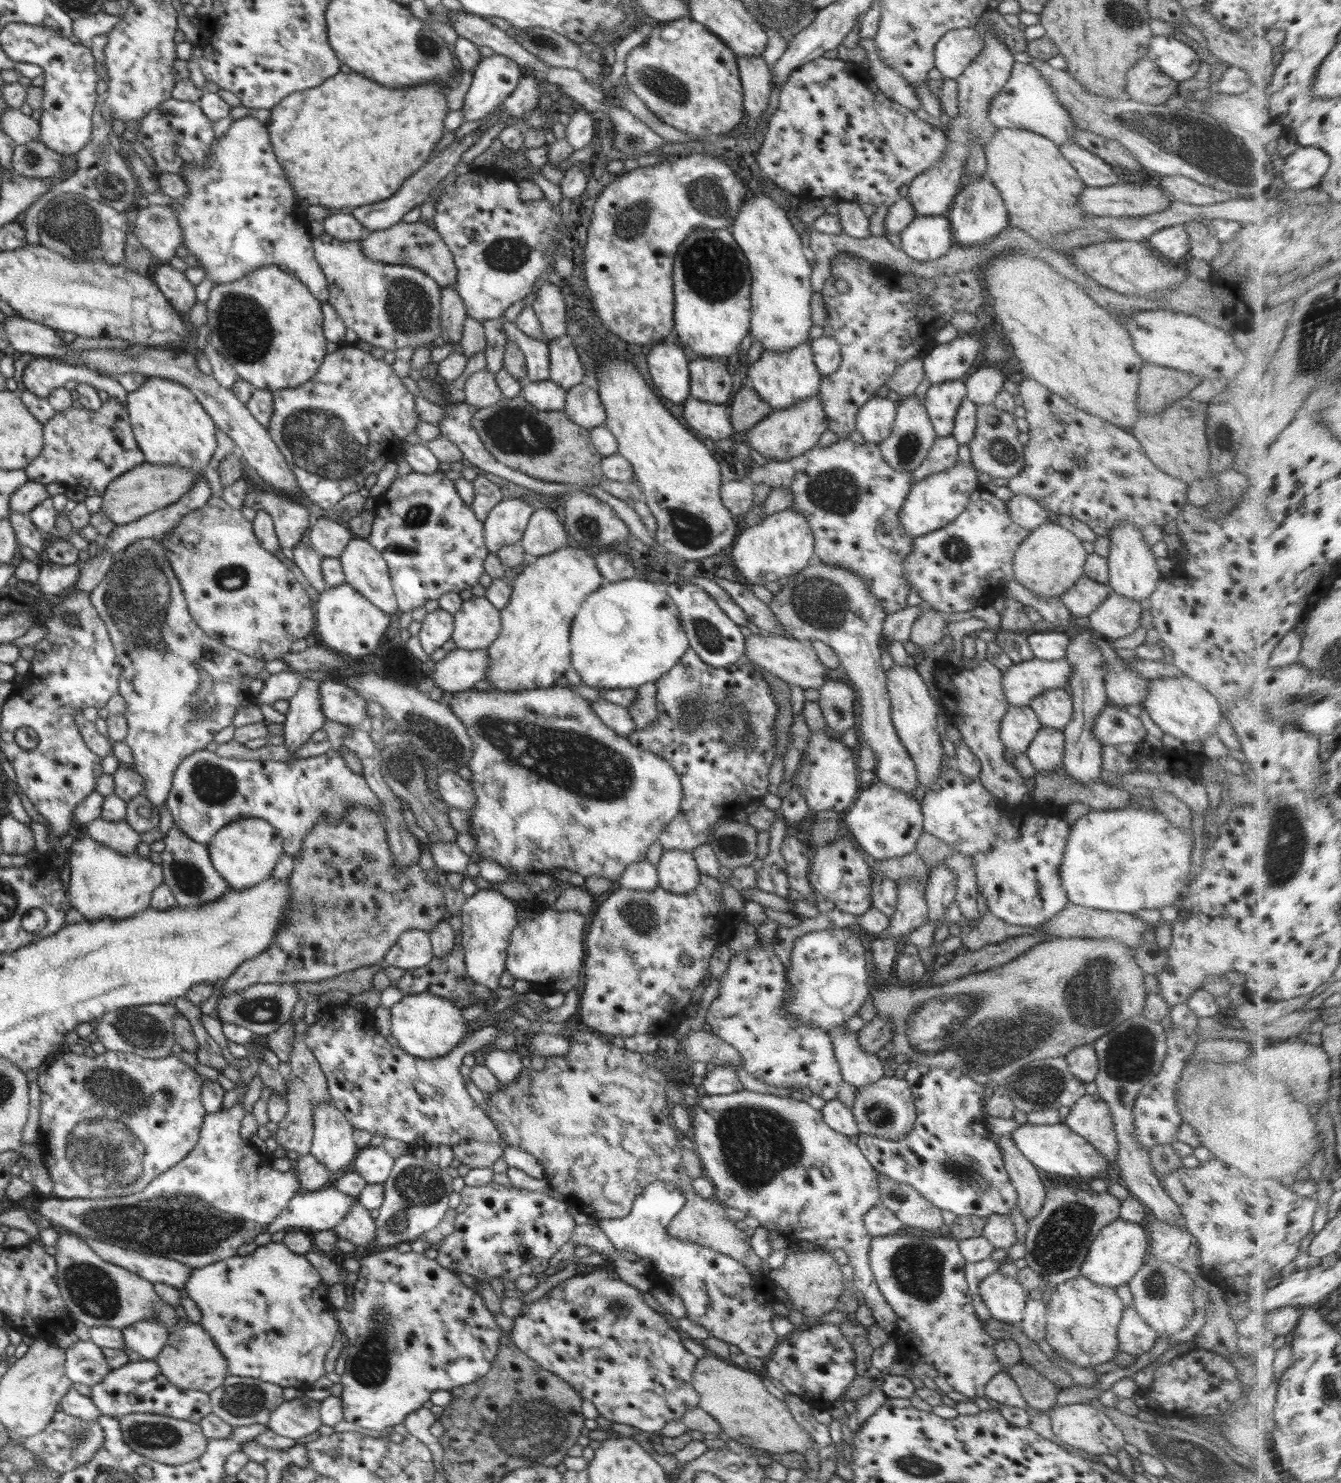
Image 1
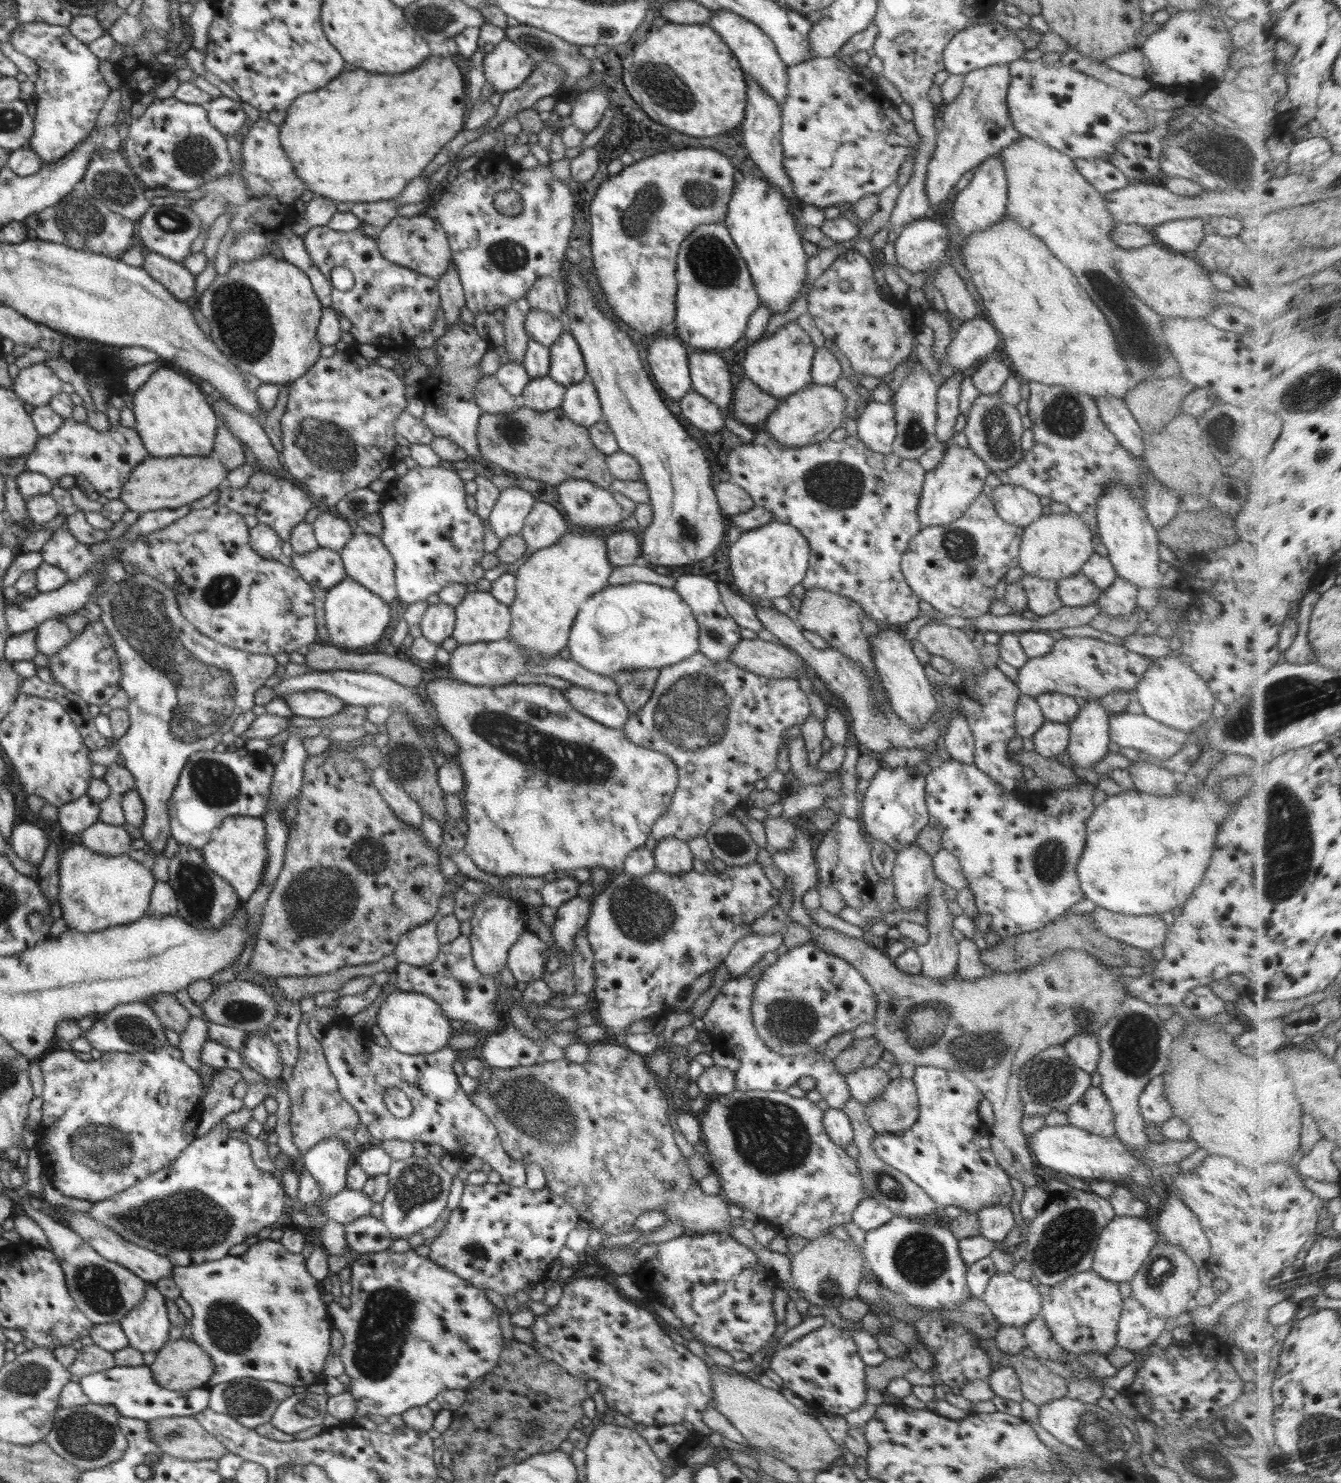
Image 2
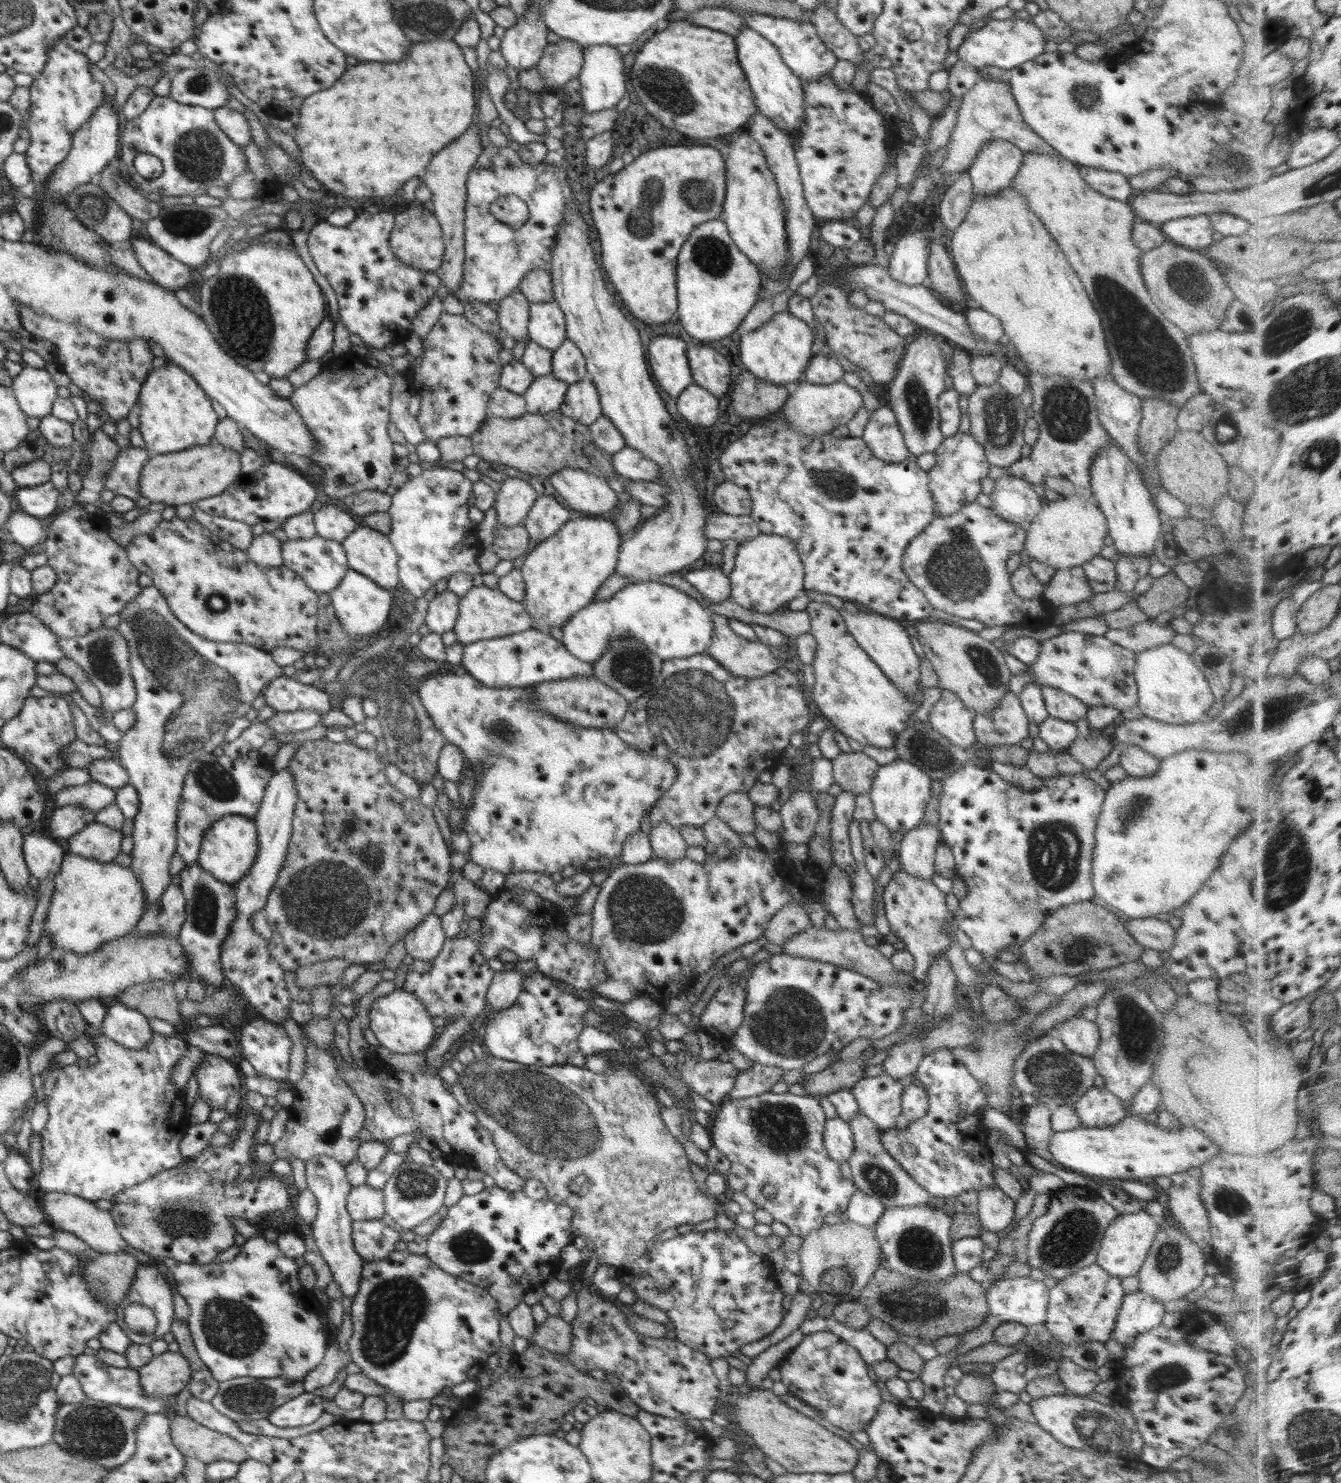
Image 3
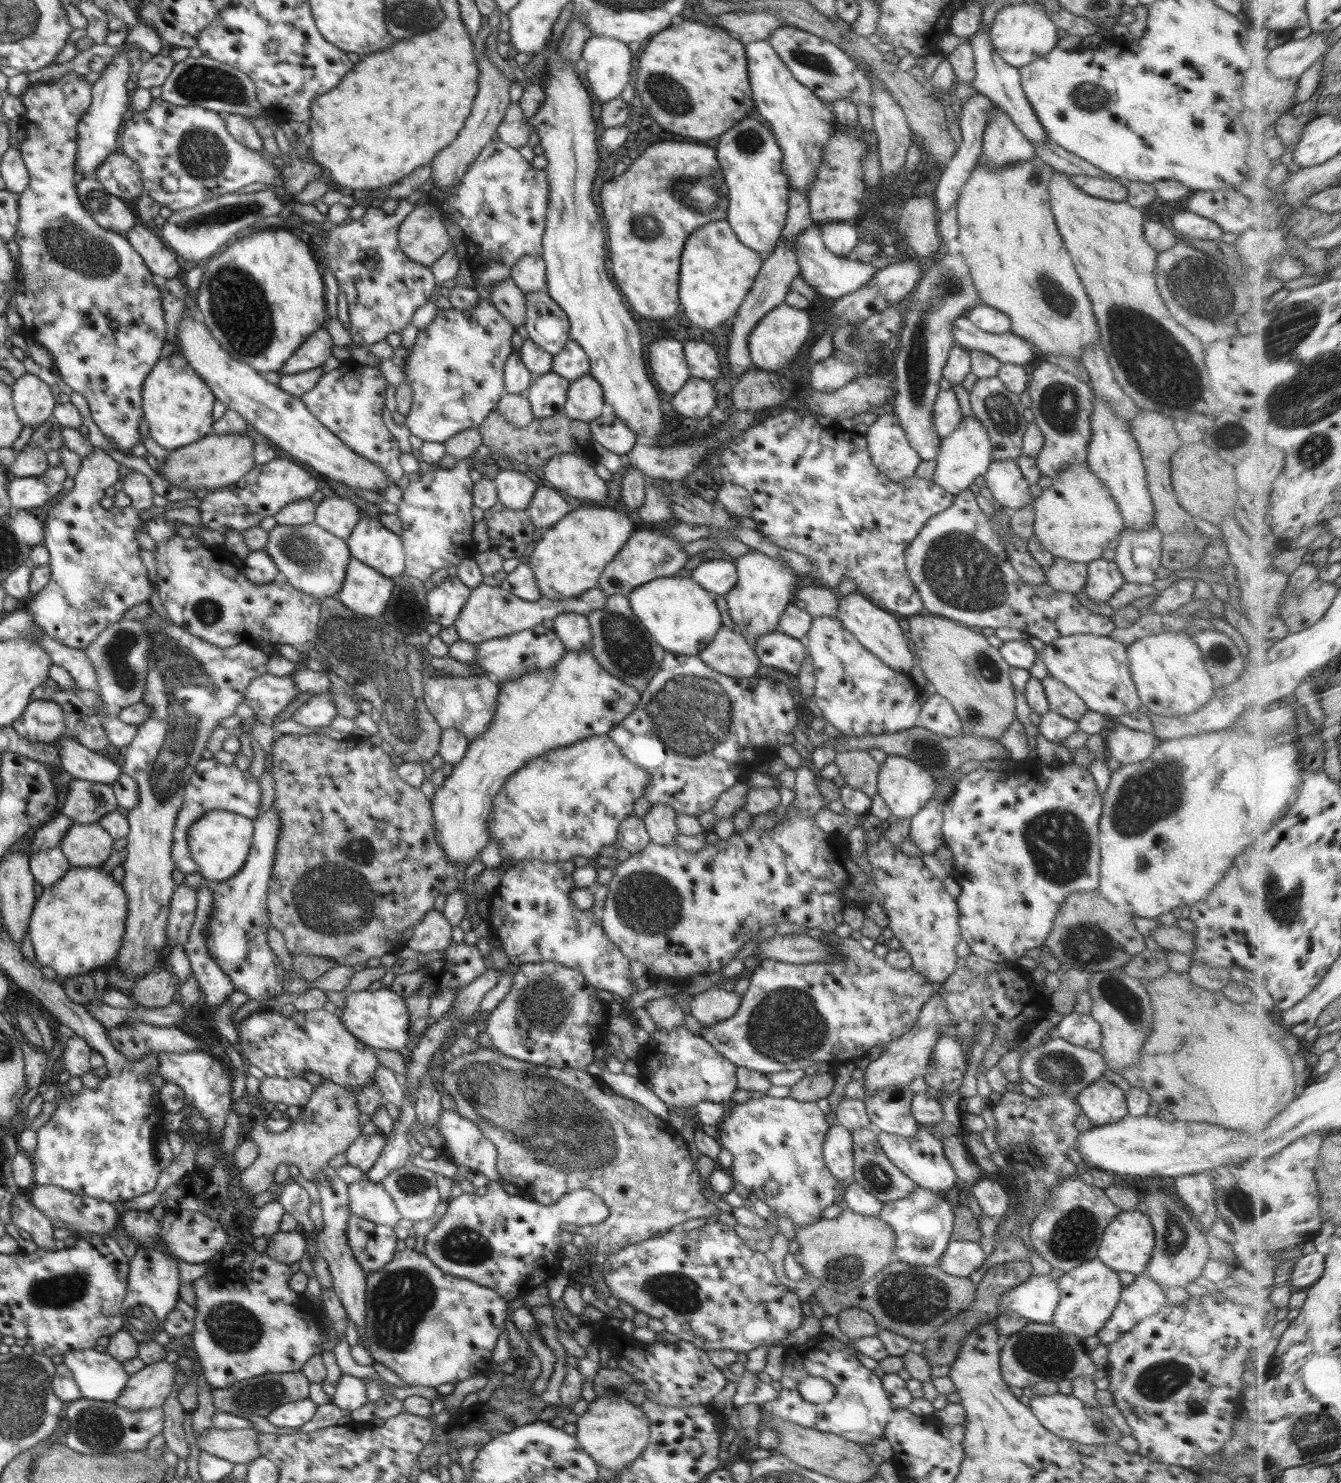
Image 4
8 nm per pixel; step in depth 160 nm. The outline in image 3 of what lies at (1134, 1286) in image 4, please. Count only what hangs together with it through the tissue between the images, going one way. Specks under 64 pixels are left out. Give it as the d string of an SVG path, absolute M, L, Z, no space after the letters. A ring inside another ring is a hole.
M1145 1292L1125 1294L1111 1338L1129 1345L1140 1333L1156 1328L1165 1312L1164 1305Z

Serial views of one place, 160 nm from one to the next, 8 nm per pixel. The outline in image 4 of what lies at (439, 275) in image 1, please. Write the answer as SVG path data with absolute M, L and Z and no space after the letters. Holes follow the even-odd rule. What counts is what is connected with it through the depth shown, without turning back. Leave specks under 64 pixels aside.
M421 204L402 221L397 234L399 247L410 260L431 267L449 249L443 216L435 206Z

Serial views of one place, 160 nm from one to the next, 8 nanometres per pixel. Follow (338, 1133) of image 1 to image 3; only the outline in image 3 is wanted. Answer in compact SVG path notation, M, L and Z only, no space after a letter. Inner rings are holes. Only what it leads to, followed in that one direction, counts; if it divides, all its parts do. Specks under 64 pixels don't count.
M325 1154L315 1156L305 1164L305 1177L307 1180L307 1188L312 1191L312 1194L315 1194L318 1203L317 1215L310 1224L316 1246L318 1247L320 1256L327 1262L333 1276L333 1282L339 1287L340 1293L352 1299L356 1296L359 1289L364 1260L355 1251L351 1235L353 1220L348 1214L346 1203L353 1186L348 1182L345 1164L333 1160L331 1156L326 1156Z

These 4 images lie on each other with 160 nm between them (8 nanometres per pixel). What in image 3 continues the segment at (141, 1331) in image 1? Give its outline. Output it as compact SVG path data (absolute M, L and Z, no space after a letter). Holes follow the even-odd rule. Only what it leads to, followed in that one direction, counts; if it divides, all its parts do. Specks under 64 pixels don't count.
M156 1263L137 1265L135 1279L128 1289L127 1295L115 1309L115 1321L132 1343L149 1345L154 1339L162 1339L164 1334L171 1331L175 1319L173 1291L174 1289L162 1277ZM130 1304L144 1304L154 1312L158 1321L154 1334L136 1334L128 1328L124 1318L124 1309Z

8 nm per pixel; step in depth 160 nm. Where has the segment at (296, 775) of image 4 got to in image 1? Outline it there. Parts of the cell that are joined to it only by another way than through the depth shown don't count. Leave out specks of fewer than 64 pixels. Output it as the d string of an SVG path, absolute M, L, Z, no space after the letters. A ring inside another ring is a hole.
M360 805L359 807L352 807L347 810L347 813L342 815L338 824L330 824L326 819L316 823L310 832L304 837L302 848L300 852L293 858L293 871L289 876L290 882L290 908L286 910L286 926L276 934L272 946L262 952L259 956L254 956L250 960L246 960L240 967L236 969L225 980L224 987L220 993L219 1000L244 990L247 986L262 984L280 984L280 983L311 983L321 981L324 979L331 979L339 974L354 971L361 967L368 967L384 961L384 957L390 948L396 944L398 938L408 930L420 930L423 932L432 932L442 921L447 912L445 907L445 899L443 892L438 885L428 881L426 871L420 868L419 862L409 866L405 871L395 868L394 855L392 854L388 839L387 832L385 831L382 815L370 807Z

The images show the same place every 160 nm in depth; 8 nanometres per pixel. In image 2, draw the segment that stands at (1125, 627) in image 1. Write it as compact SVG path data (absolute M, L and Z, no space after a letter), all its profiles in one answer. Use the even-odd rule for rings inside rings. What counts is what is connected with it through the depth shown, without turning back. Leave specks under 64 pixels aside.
M1117 576L1108 588L1101 591L1099 599L1096 600L1101 610L1100 613L1113 617L1134 614L1134 609L1138 607L1137 589L1137 586Z

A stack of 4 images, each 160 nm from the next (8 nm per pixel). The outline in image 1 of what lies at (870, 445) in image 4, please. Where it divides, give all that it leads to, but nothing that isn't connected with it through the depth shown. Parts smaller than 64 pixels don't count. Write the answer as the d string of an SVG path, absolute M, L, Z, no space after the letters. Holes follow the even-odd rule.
M872 396L857 415L856 430L868 444L880 444L890 435L896 418L897 403L887 397Z

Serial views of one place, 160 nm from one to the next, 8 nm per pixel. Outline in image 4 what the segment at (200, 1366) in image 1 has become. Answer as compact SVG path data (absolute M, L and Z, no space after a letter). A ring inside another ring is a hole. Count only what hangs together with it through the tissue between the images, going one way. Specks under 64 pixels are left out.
M166 1360L144 1366L129 1376L124 1392L114 1403L126 1411L140 1411L162 1407L172 1394L176 1369Z

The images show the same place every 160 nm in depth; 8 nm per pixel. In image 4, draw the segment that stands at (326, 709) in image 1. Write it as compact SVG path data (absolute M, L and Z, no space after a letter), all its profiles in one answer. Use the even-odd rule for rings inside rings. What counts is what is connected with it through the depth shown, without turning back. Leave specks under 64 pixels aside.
M266 673L246 688L243 700L258 716L271 720L299 696L293 675L274 676Z

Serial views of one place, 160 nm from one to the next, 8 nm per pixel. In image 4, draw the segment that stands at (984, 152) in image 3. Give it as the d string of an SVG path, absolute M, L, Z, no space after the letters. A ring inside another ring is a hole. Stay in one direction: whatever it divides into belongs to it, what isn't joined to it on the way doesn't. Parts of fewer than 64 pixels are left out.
M1002 110L993 112L983 134L983 163L989 169L1027 161L1036 156L1033 144Z

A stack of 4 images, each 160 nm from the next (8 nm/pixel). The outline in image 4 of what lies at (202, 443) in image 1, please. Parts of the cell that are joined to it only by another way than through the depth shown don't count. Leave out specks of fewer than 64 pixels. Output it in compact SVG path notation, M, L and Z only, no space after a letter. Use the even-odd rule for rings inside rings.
M176 352L160 358L144 379L142 389L143 418L148 422L150 438L172 452L196 443L196 440L215 433L213 405L215 396L204 379L193 370L189 360Z

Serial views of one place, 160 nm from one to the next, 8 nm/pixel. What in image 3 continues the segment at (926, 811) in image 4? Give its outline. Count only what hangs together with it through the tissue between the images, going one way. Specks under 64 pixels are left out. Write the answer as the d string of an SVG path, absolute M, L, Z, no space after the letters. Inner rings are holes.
M926 823L903 833L899 848L901 868L908 874L931 880L936 873L935 852L940 838L940 830Z

